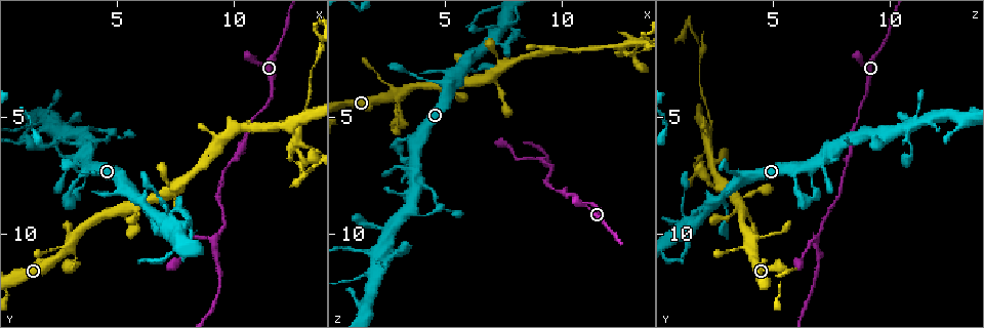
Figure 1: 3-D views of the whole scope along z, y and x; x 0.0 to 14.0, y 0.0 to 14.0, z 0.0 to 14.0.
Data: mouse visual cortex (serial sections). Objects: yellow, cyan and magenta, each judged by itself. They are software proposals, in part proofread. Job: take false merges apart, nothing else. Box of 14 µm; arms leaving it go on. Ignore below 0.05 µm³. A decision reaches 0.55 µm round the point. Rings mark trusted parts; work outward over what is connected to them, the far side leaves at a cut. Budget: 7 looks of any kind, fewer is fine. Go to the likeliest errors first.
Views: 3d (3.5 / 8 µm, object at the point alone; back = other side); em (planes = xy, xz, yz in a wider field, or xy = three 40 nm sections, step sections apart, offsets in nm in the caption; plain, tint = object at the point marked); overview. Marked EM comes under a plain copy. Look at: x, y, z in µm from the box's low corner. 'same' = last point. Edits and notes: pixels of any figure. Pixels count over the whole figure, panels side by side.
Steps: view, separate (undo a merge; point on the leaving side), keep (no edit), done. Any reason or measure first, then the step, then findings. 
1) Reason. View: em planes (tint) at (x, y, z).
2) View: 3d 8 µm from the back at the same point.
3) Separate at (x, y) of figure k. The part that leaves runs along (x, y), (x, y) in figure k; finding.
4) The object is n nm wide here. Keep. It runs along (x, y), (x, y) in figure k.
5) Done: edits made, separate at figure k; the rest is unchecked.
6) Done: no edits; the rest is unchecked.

Four or more arms meet. View: 3d 3.5 µm from the back at (12.4, 5.3, 2.1).

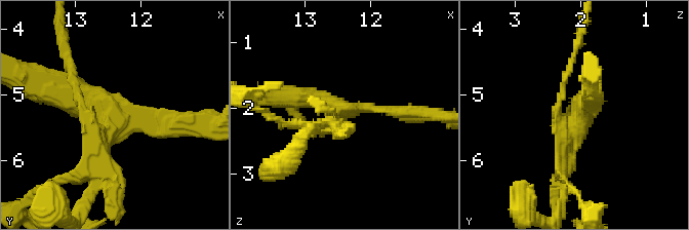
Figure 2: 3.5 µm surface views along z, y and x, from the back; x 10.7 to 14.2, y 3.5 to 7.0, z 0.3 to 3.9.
Separate at (104, 177) of figure 2. The part that leaves runs along (108, 137), (79, 213) in figure 2; a second cell is stuck on.

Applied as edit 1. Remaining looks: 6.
See it whole again. View: overview.

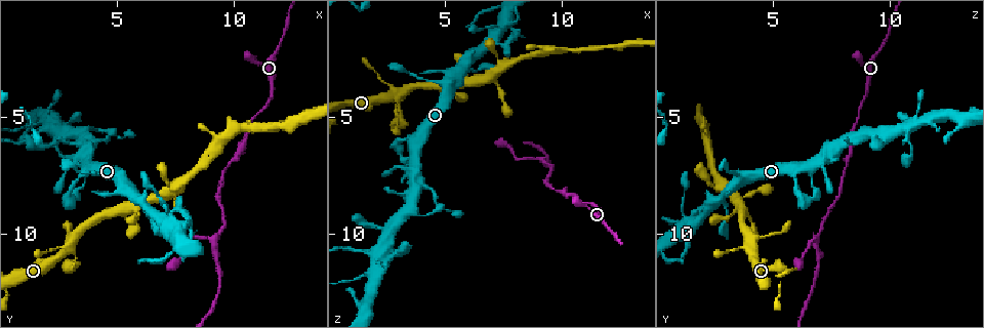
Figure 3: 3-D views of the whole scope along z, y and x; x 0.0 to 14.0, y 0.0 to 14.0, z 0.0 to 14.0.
Thin neck. View: 3d 3.5 µm from the back at (7.6, 8.9, 1.7).

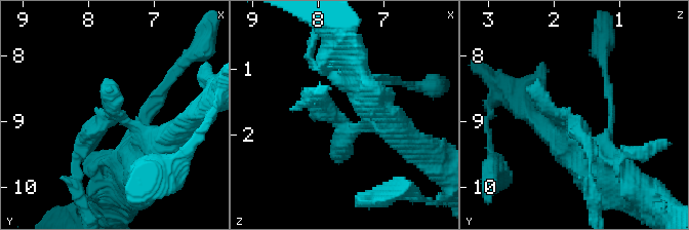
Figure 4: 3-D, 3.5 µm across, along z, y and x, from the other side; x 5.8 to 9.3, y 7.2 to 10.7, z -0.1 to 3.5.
View: em xy step 1 (tint) at (7.65, 8.95, 1.75).

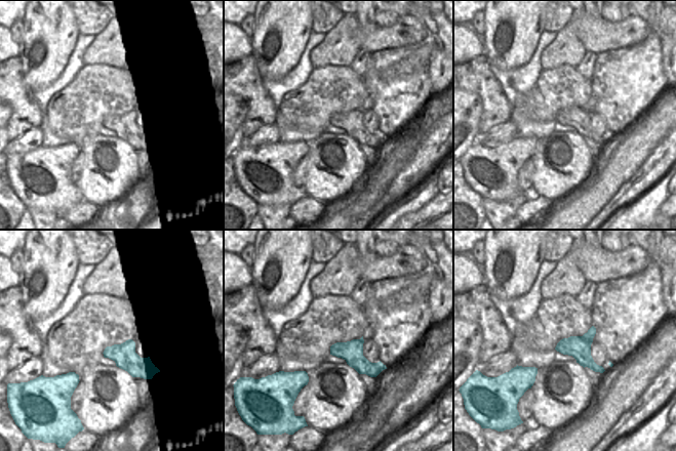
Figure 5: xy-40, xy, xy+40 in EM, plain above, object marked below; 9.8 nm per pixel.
Keep. It runs along (400, 136), (350, 127), (306, 99) in figure 4; all the same cell.

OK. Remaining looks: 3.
Arms part here. View: 3d 8 µm at (9.3, 10.1, 6.9).

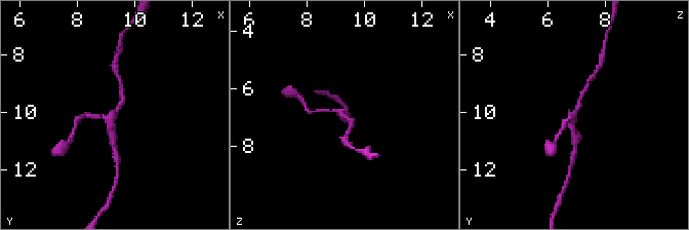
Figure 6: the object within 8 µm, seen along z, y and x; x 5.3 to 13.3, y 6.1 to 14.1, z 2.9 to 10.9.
3 arms meet here; the arms are 100, 150, 200 nm wide. View: em planes (tint) at (9.1, 10.2, 6.9).

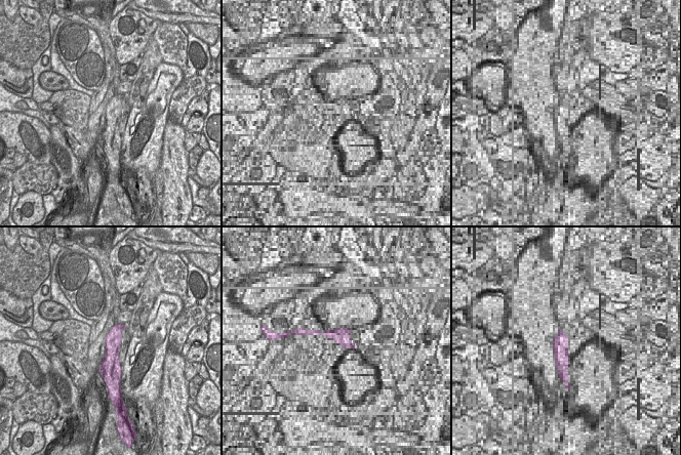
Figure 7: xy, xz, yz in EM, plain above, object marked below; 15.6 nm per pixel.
Keep. It runs along (121, 92), (122, 103), (111, 116), (114, 147) in figure 6; one cell here.

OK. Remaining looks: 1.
Done: edits made, separate at figure 2; the rest is unchecked.

